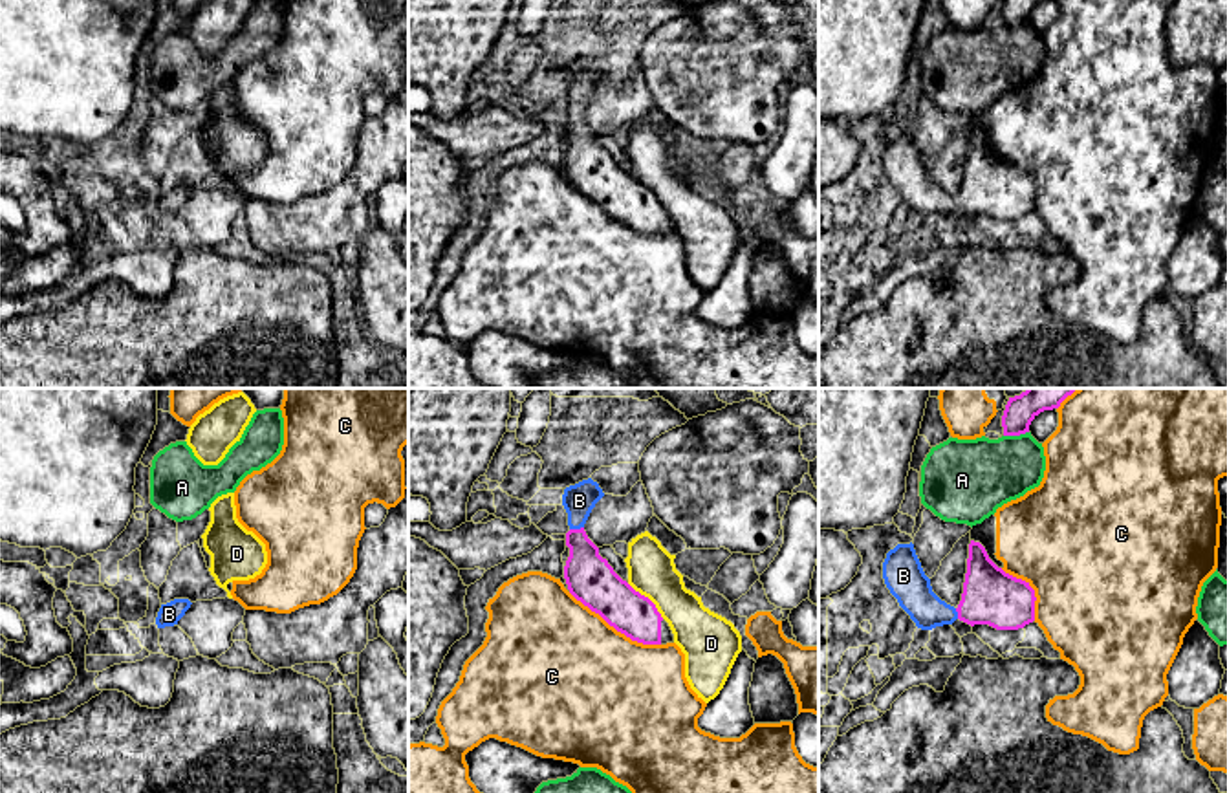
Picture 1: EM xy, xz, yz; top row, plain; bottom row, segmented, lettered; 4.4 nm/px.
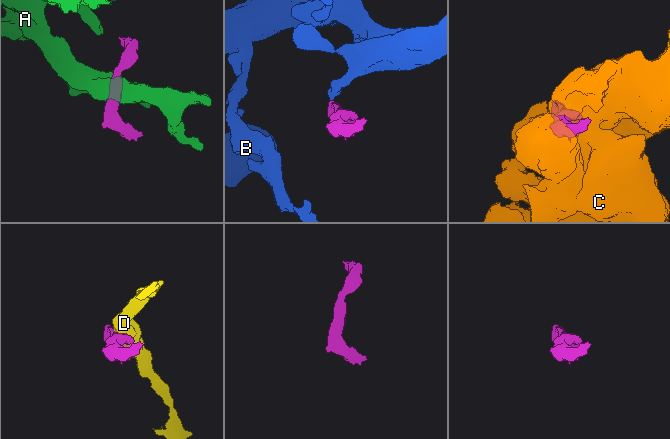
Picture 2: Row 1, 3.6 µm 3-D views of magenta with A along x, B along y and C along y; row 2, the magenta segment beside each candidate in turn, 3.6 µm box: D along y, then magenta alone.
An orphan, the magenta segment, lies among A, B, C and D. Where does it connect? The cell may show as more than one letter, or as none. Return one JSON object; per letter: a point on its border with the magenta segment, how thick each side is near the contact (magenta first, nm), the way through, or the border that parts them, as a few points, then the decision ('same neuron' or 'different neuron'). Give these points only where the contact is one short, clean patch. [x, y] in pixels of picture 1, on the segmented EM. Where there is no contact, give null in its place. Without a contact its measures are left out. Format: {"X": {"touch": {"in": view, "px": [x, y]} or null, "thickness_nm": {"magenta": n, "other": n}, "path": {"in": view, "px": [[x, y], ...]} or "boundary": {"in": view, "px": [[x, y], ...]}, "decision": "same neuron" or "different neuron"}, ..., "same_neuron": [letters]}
{"A": {"touch": {"in": "yz", "px": [1015, 434]}, "thickness_nm": {"magenta": 180, "other": 340}, "decision": "different neuron"}, "B": {"touch": {"in": "xz", "px": [575, 530]}, "thickness_nm": {"magenta": 220, "other": 140}, "path": {"in": "xz", "px": [[590, 579], [575, 530], [579, 500]]}, "decision": "same neuron"}, "C": {"touch": {"in": "xz", "px": [614, 627]}, "thickness_nm": {"magenta": 220, "other": 500}, "decision": "different neuron"}, "D": {"touch": {"in": "xz", "px": [647, 597]}, "thickness_nm": {"magenta": 200, "other": 200}, "decision": "different neuron"}, "same_neuron": ["B"]}

